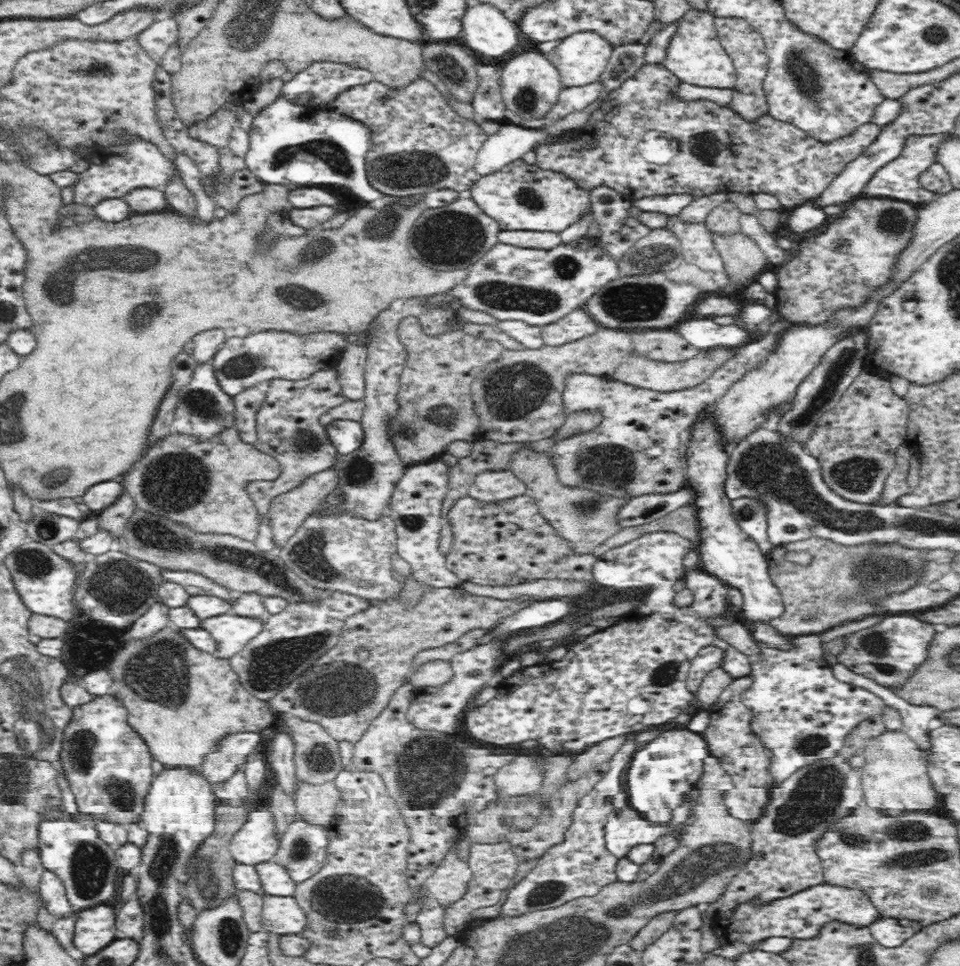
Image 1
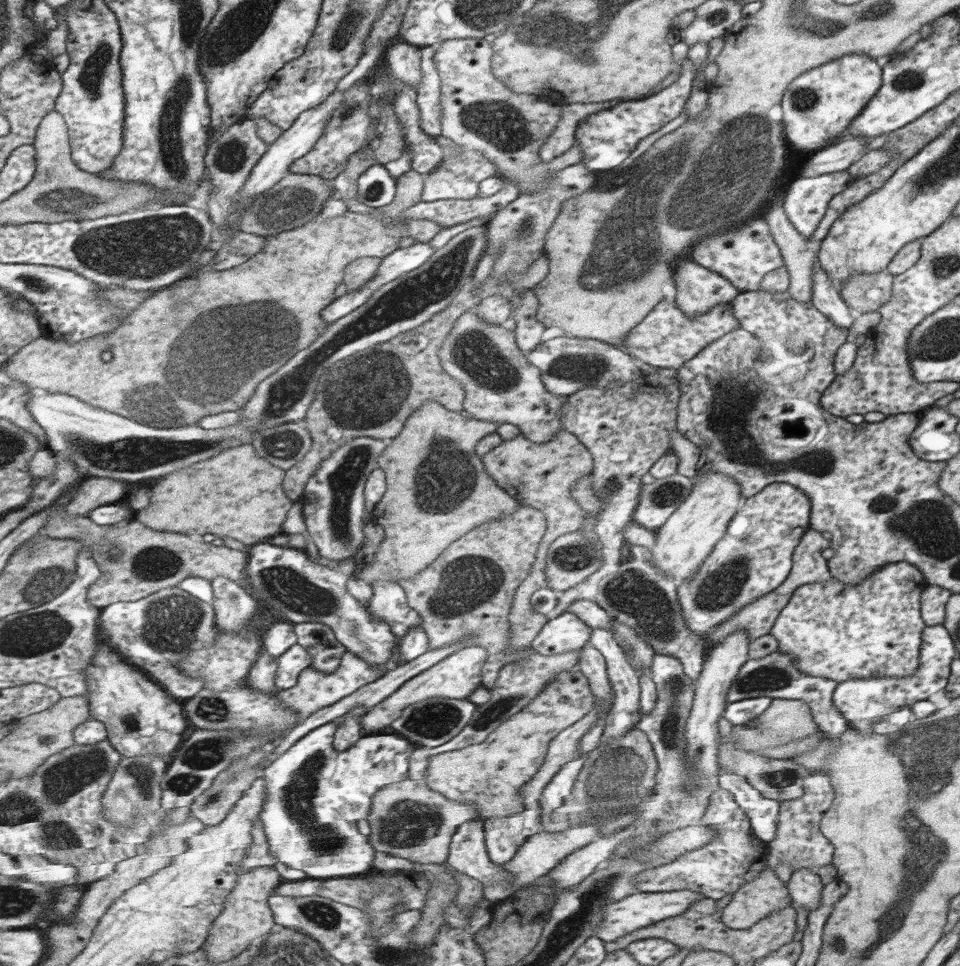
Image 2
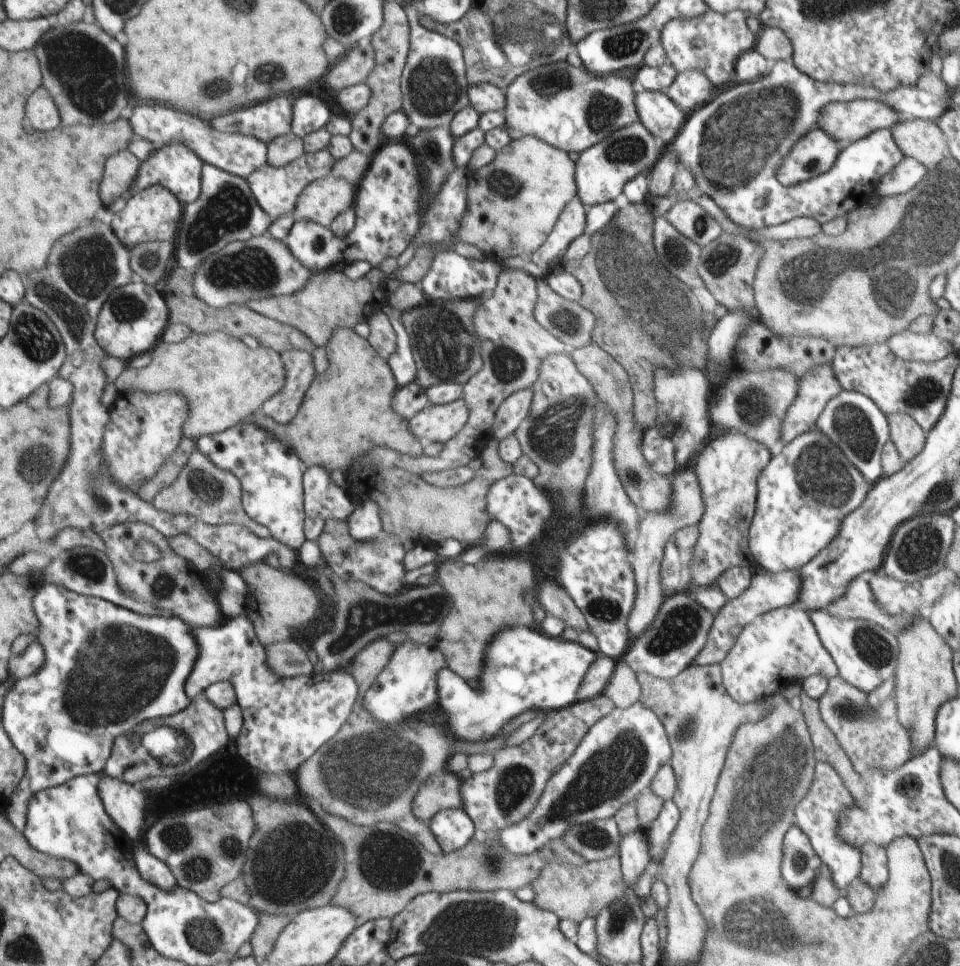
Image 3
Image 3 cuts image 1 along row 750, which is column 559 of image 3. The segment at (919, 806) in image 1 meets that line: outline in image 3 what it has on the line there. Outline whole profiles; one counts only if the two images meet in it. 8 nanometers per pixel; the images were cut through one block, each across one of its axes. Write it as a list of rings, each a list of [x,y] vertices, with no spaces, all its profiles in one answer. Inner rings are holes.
[[[619,844],[611,856],[607,856],[603,860],[585,862],[579,868],[575,868],[567,862],[565,864],[551,862],[547,866],[541,866],[541,870],[537,870],[535,878],[527,886],[531,886],[531,890],[533,890],[533,904],[543,912],[555,914],[559,918],[559,922],[573,920],[573,922],[581,924],[585,918],[595,920],[597,914],[605,906],[609,906],[615,898],[621,898],[625,894],[623,886],[627,886],[627,882],[623,880]]]

